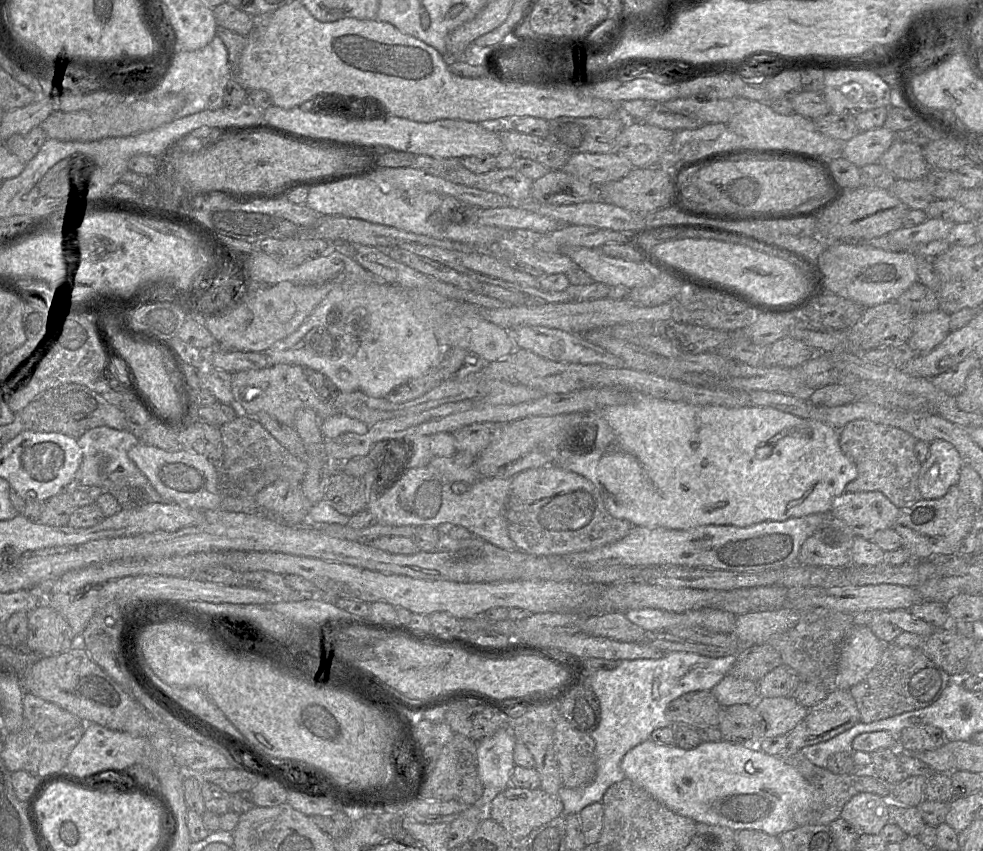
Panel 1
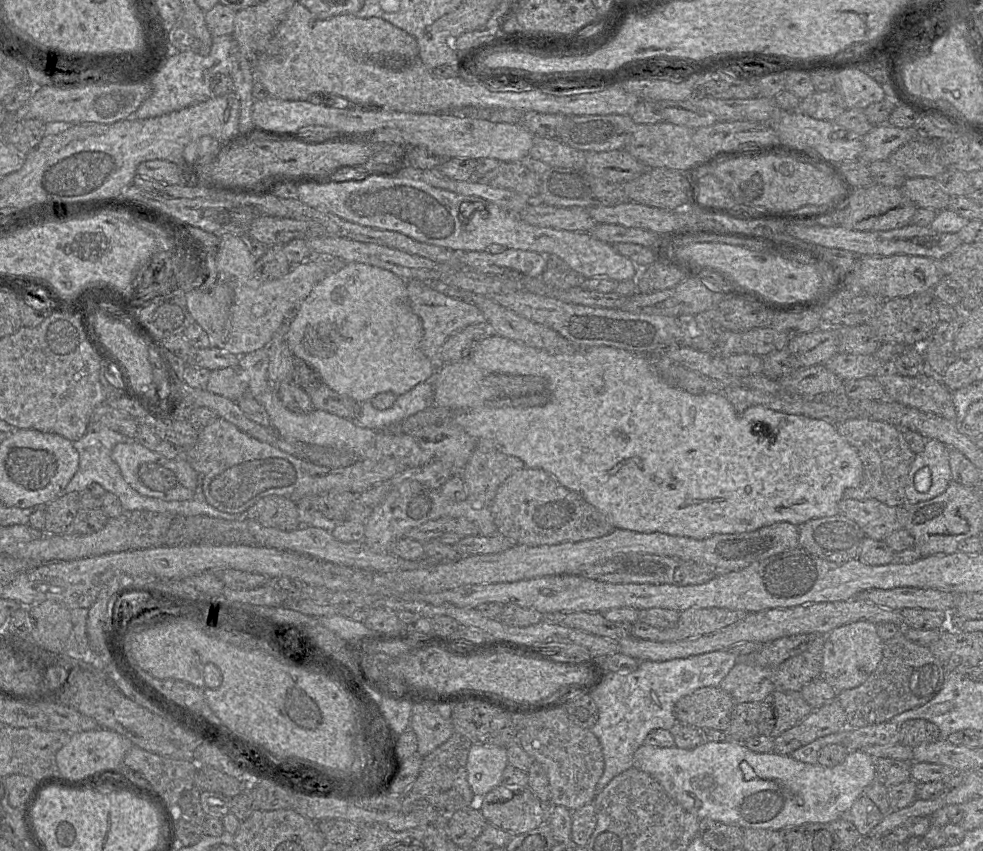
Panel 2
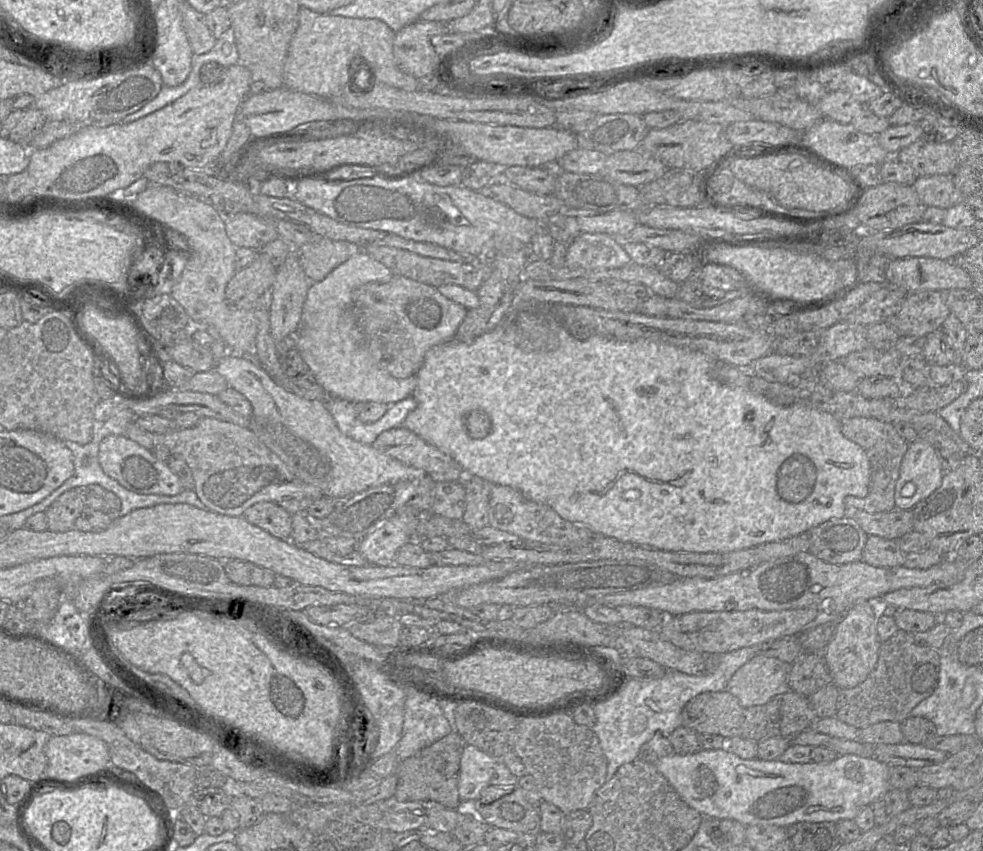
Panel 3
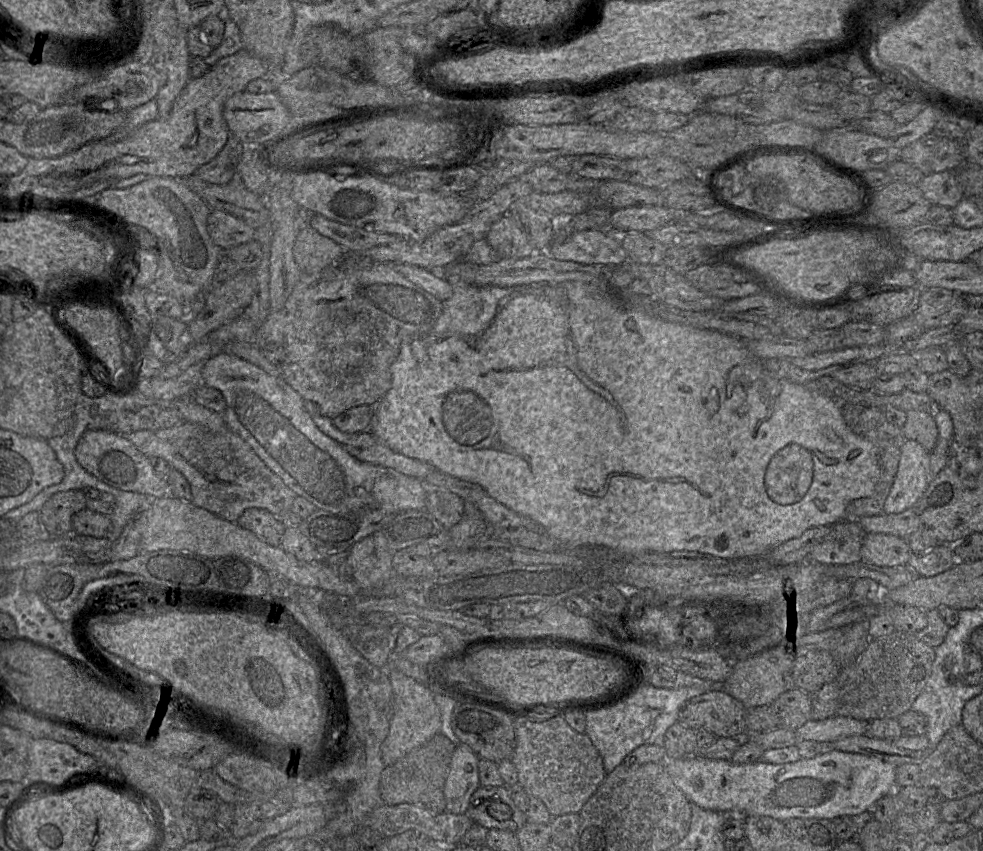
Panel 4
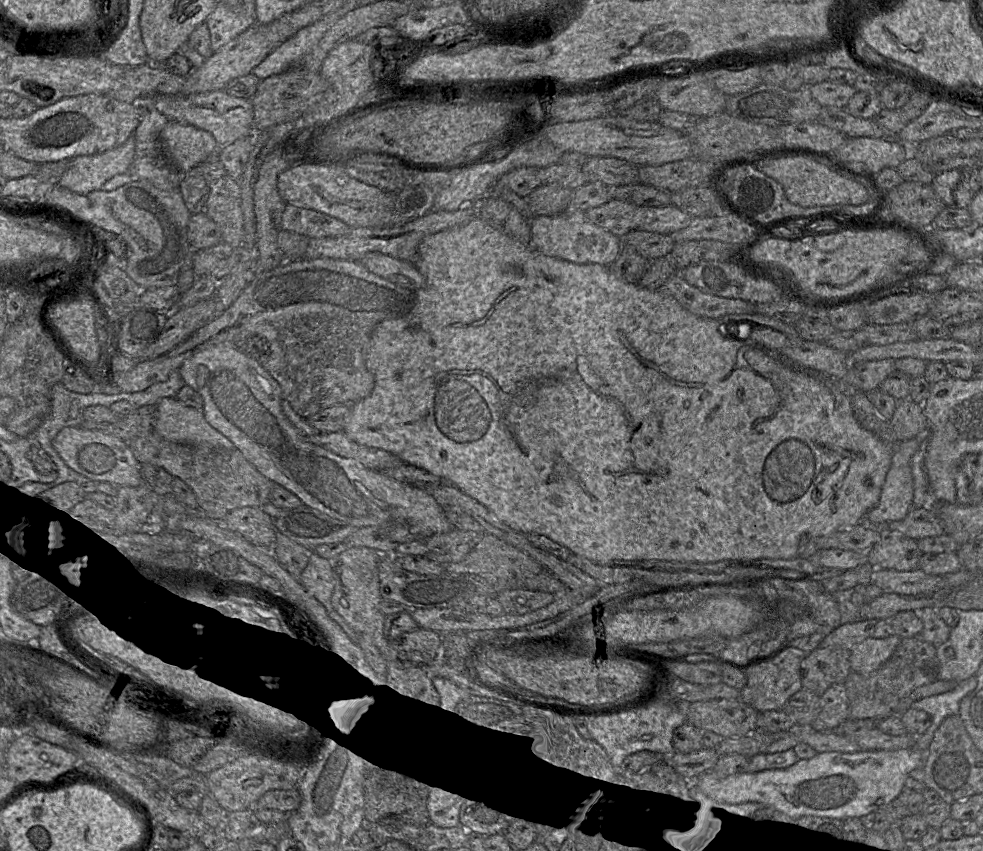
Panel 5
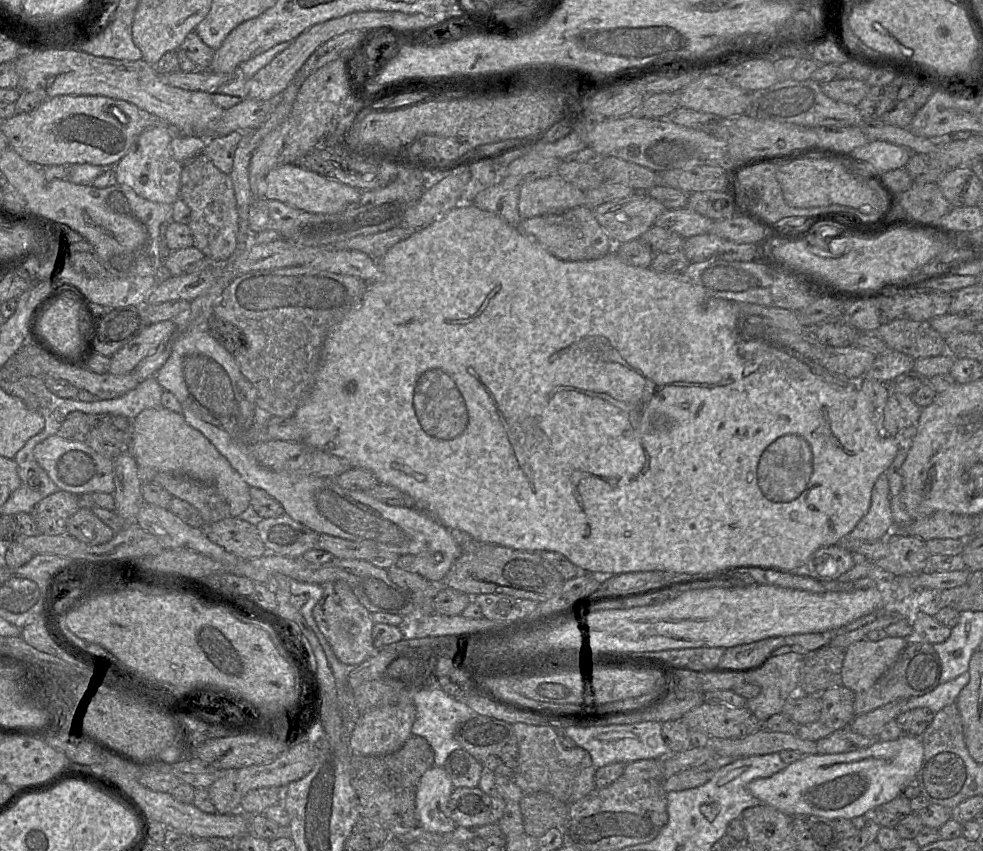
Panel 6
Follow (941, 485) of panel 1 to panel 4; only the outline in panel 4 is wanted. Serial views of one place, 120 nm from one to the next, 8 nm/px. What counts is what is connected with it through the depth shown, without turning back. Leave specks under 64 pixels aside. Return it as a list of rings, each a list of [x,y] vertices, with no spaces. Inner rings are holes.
[[[906,440],[883,514],[897,514],[916,506],[930,483],[930,452],[915,440]]]

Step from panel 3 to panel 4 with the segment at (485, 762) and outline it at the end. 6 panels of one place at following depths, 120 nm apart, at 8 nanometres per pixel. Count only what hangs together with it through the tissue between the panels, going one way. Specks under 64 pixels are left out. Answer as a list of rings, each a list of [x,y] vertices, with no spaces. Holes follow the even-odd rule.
[[[460,743],[456,746],[443,790],[446,812],[467,812],[471,796],[480,787],[479,761],[480,757],[468,745]]]

